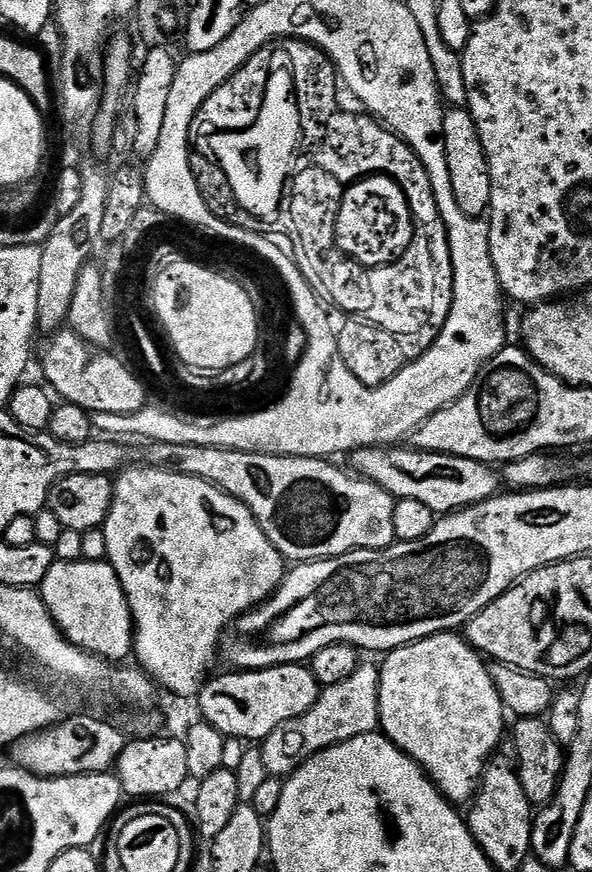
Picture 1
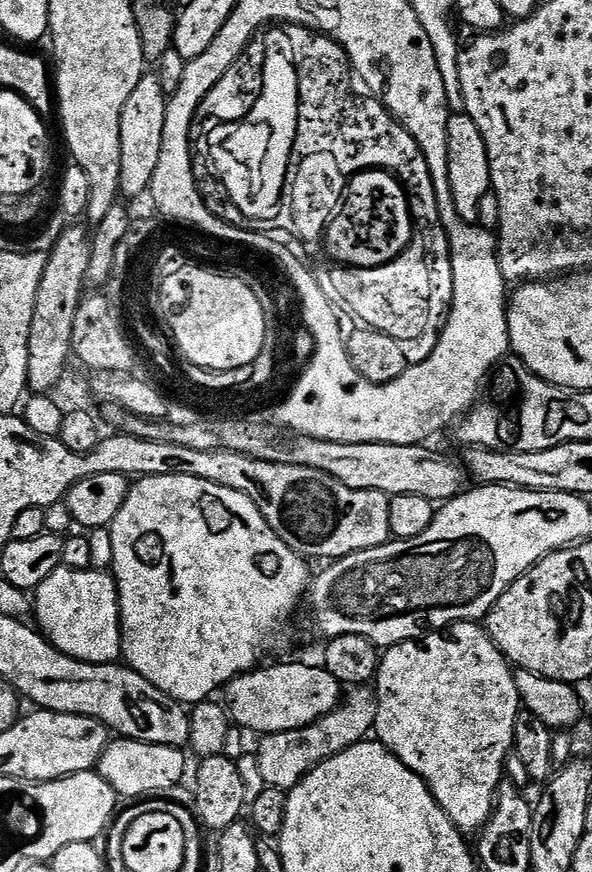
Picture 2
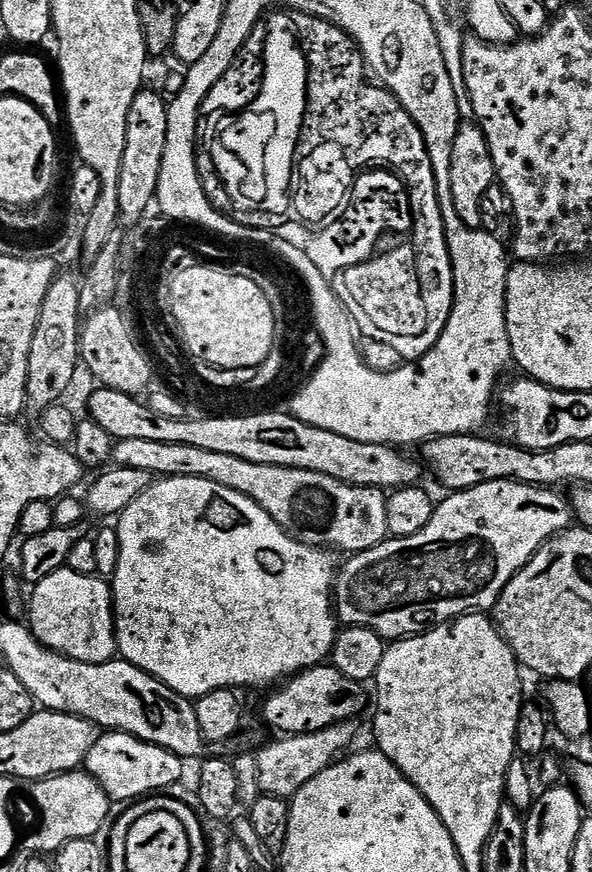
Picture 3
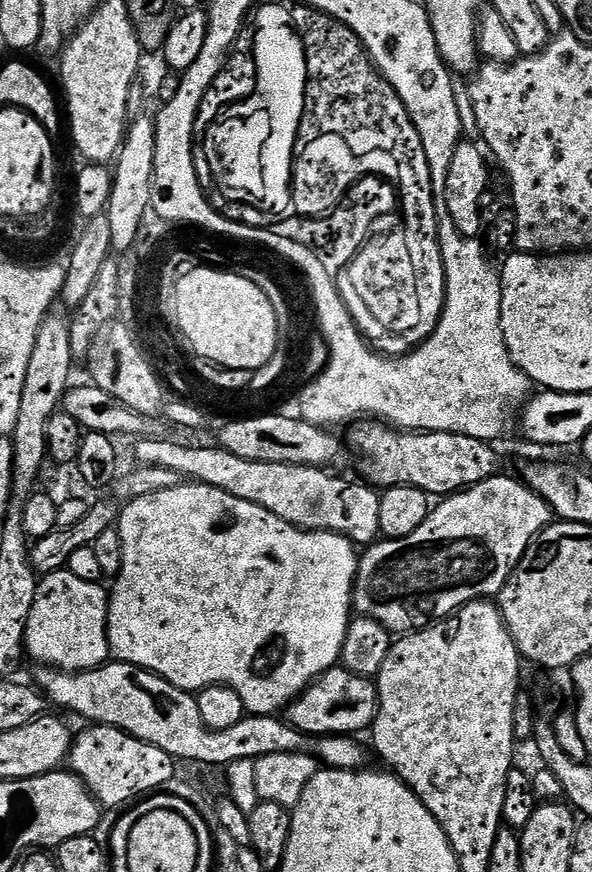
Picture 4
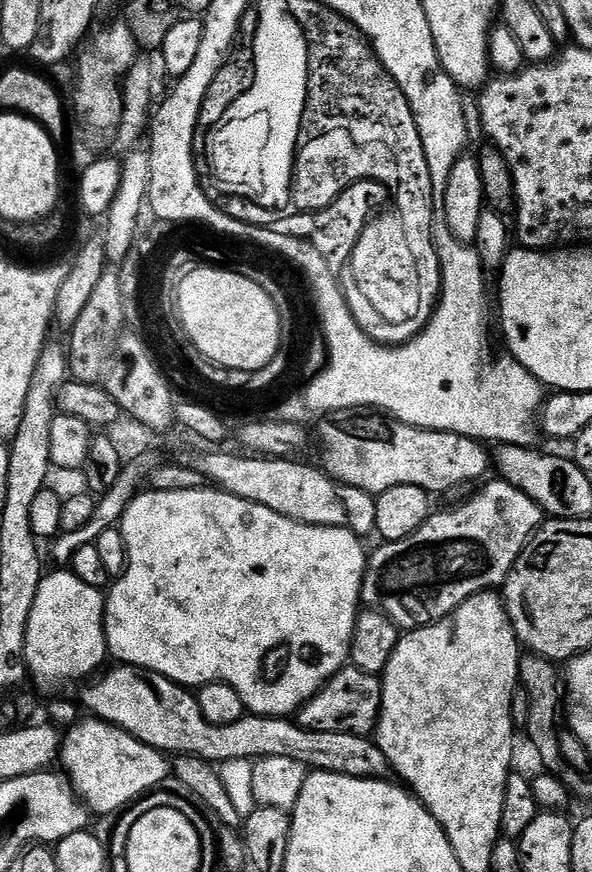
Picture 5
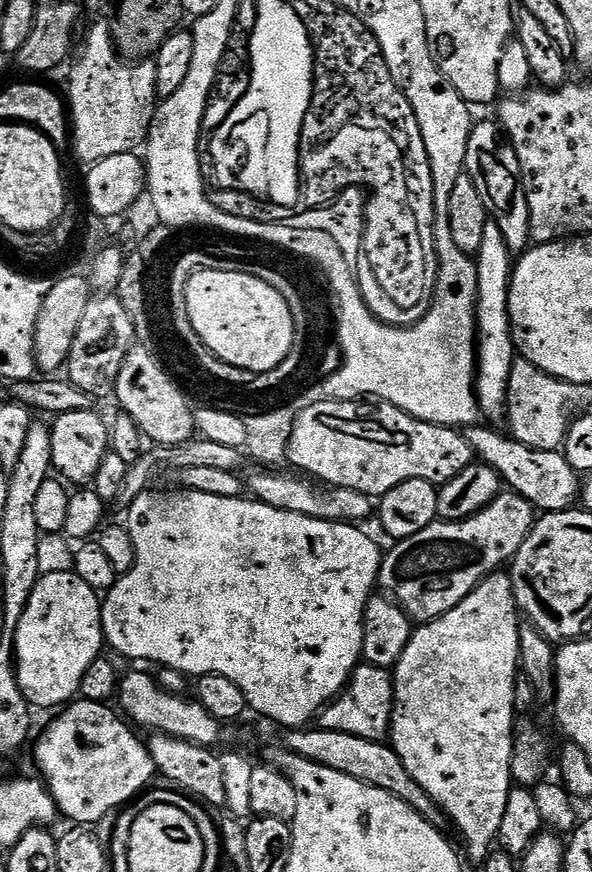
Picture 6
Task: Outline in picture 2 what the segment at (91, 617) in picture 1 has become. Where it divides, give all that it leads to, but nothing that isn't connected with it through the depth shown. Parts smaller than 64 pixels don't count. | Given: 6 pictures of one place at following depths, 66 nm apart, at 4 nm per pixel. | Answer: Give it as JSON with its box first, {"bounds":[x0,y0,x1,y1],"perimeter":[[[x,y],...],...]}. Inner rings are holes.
{"bounds":[34,567,121,664],"perimeter":[[[91,567],[55,568],[50,578],[46,578],[46,582],[42,582],[34,589],[34,616],[35,612],[37,620],[35,623],[44,639],[52,643],[52,647],[62,654],[81,660],[83,664],[114,664],[121,659],[120,599],[116,593],[116,581],[107,571],[93,570]]]}

